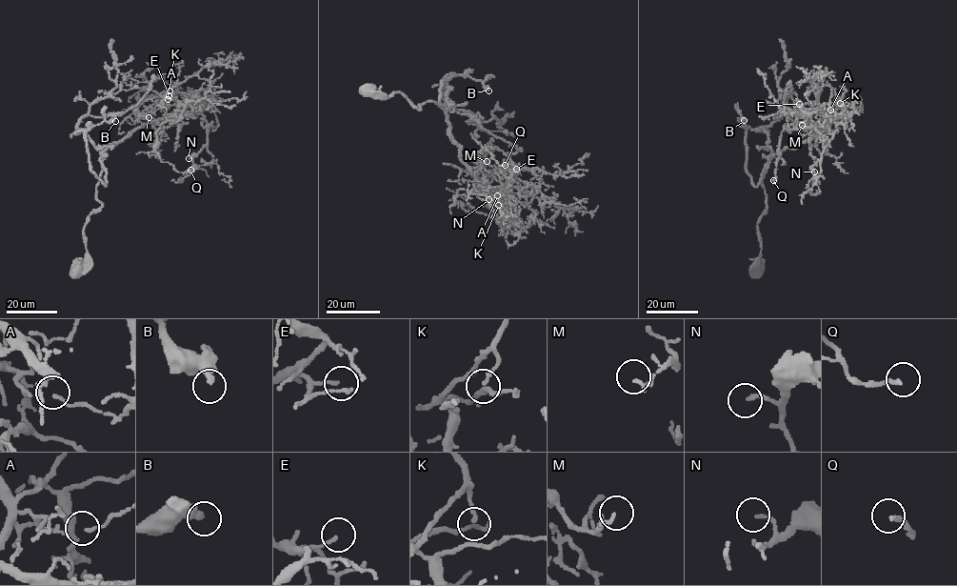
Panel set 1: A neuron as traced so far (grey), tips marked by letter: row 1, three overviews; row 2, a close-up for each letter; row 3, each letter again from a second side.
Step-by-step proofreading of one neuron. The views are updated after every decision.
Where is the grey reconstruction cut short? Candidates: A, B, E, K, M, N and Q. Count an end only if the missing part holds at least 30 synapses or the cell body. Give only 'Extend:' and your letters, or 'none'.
Extend: none

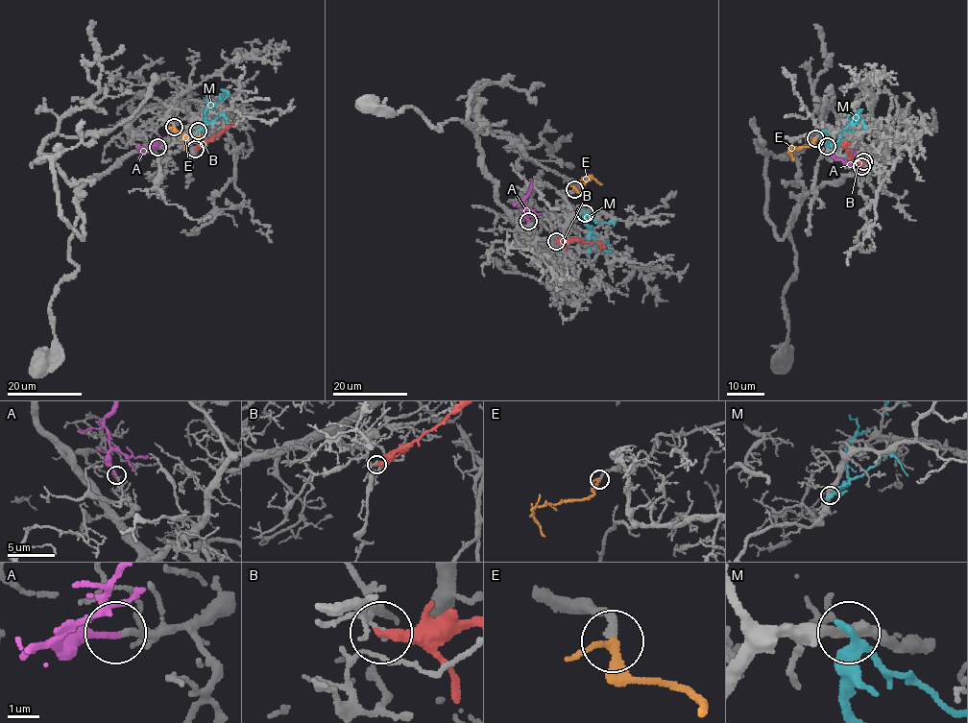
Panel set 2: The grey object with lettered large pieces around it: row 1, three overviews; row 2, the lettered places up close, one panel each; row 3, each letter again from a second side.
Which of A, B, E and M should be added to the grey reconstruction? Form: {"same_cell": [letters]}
{"same_cell": ["A", "E"]}

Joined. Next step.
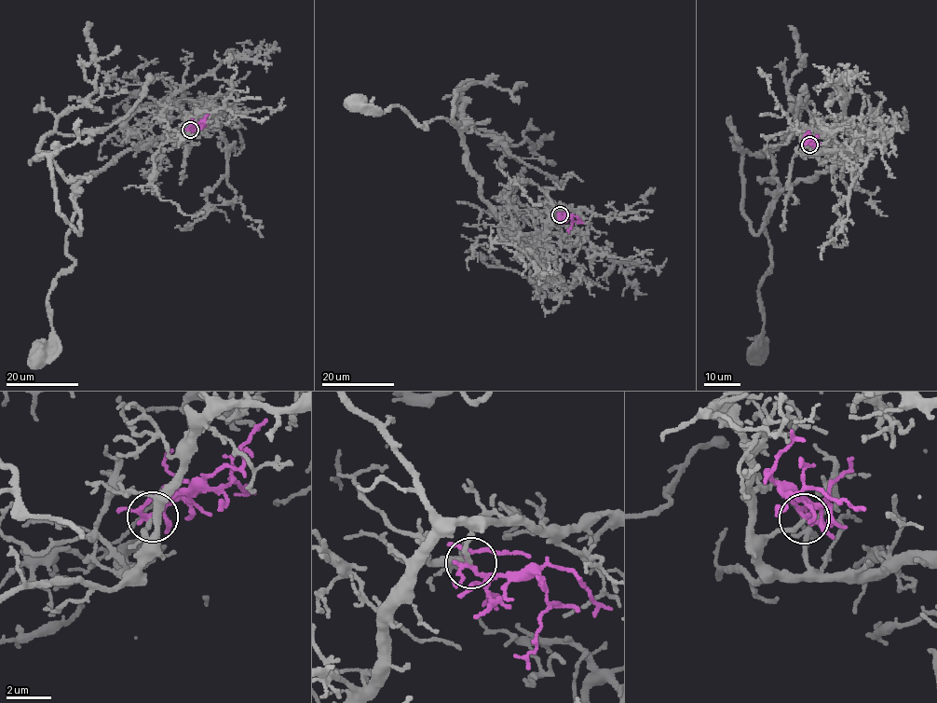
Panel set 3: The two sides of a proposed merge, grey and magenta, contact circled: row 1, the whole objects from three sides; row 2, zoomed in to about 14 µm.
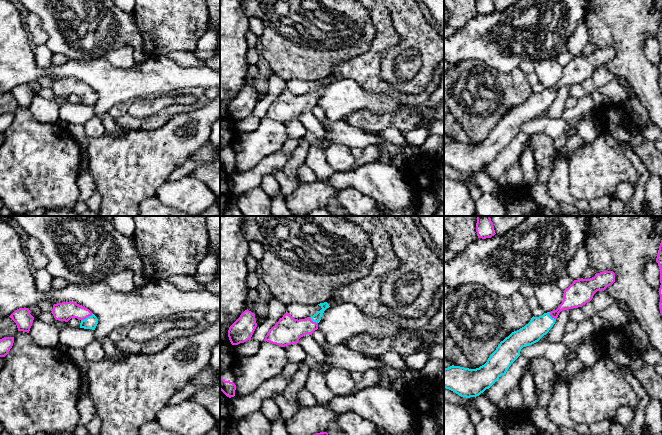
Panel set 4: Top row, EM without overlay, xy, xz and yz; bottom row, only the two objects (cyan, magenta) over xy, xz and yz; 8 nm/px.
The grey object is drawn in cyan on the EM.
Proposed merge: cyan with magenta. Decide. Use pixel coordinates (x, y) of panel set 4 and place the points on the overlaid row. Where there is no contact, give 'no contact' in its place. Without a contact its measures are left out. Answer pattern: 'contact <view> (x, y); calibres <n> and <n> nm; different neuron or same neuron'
contact xy (87, 317); calibres 100 and 150 nm; same neuron

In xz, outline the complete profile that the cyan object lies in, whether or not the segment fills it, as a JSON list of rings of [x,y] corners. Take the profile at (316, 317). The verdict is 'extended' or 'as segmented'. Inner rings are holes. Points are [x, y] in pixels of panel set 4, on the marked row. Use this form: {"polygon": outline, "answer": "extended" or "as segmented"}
{"polygon": [[[327,302],[318,304],[322,309],[311,317],[305,319],[294,319],[288,312],[269,330],[264,341],[285,347],[291,344],[297,344],[299,339],[306,334],[312,333],[318,329],[318,323],[323,316],[324,311],[329,308]]], "answer": "extended"}

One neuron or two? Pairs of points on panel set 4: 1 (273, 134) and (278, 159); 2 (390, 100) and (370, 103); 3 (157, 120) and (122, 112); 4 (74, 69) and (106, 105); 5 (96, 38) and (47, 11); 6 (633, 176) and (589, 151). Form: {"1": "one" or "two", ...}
{"1": "two", "2": "one", "3": "one", "4": "one", "5": "one", "6": "one"}

